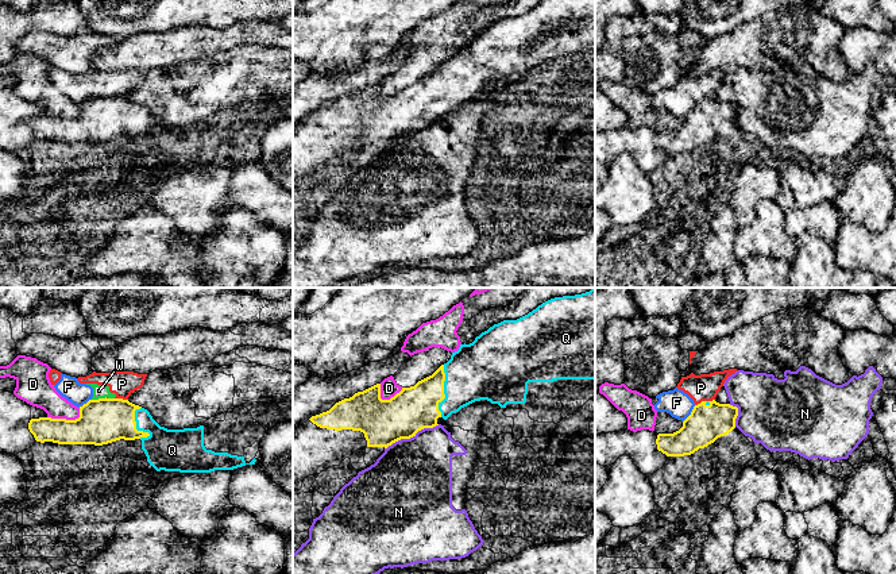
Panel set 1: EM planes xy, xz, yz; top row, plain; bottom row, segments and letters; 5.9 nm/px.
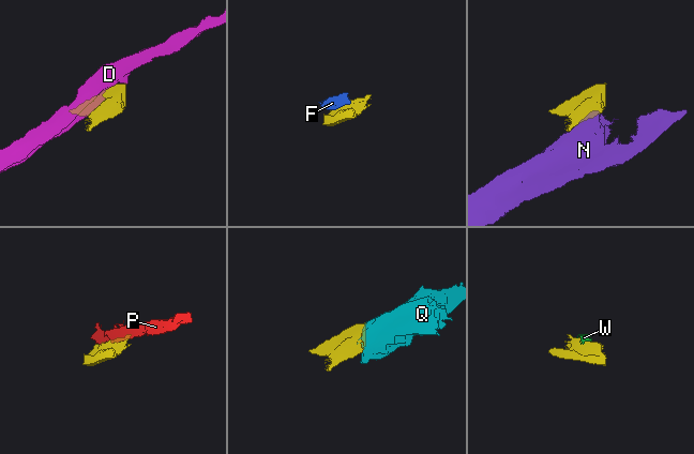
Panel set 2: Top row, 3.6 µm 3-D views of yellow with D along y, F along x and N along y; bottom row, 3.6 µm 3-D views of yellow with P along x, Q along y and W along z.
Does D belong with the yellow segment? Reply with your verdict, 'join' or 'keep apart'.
keep apart

